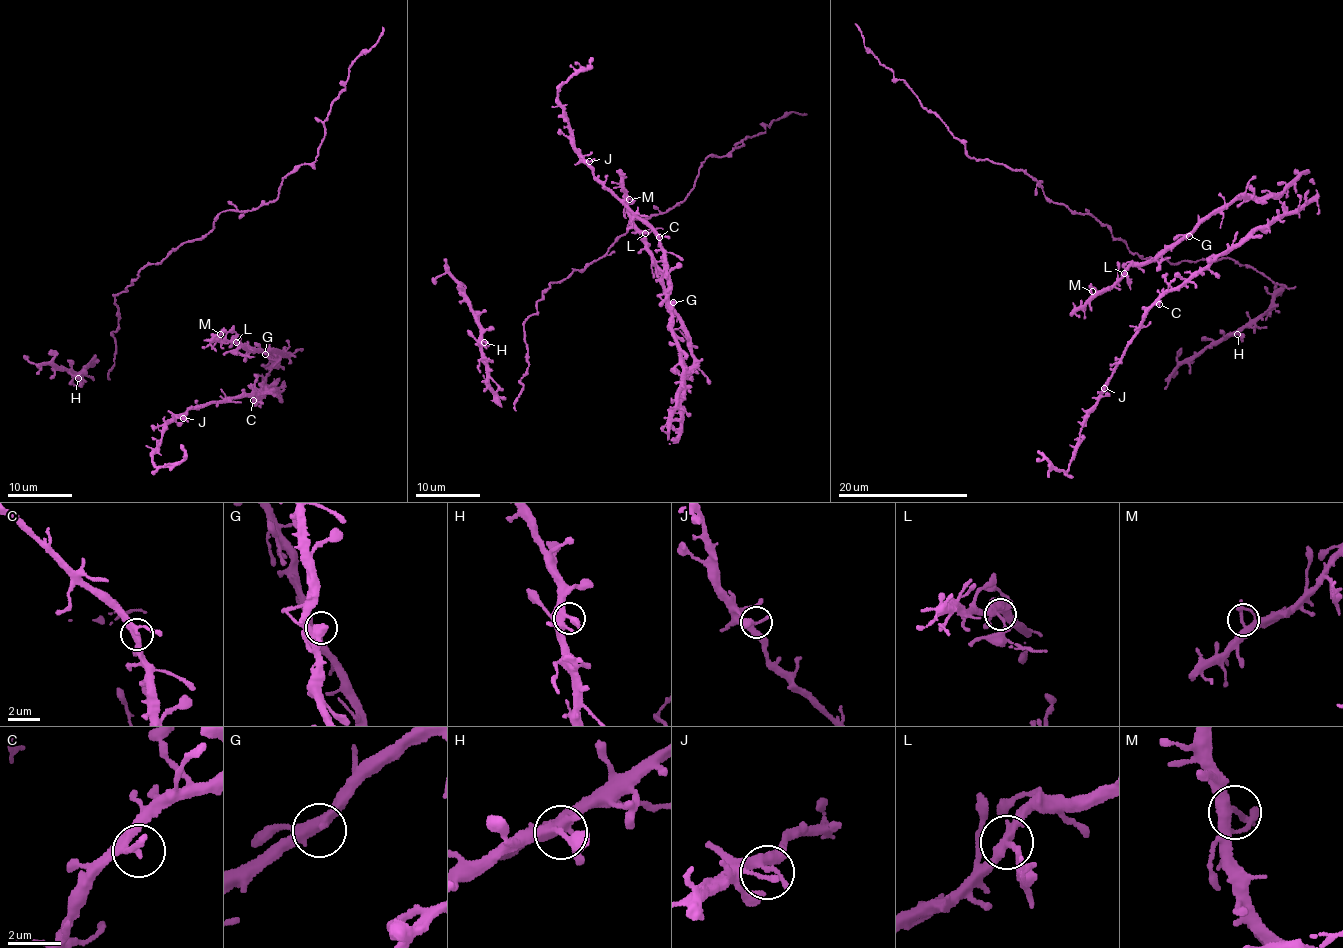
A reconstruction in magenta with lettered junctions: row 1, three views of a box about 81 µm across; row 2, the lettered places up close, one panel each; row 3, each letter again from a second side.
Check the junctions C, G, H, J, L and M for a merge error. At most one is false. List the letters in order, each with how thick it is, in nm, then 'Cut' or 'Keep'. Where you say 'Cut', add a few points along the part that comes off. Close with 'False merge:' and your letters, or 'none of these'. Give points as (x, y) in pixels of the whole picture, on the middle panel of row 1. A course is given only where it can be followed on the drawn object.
C: Thickness 240 nm. Keep
G: Thickness 280 nm. Keep
H: Thickness 280 nm. Keep
J: Thickness 320 nm. Keep
L: Thickness 280 nm. Cut. Course of the part to remove: (644, 232), (663, 229)
M: Thickness 280 nm. Keep
False merge: L

